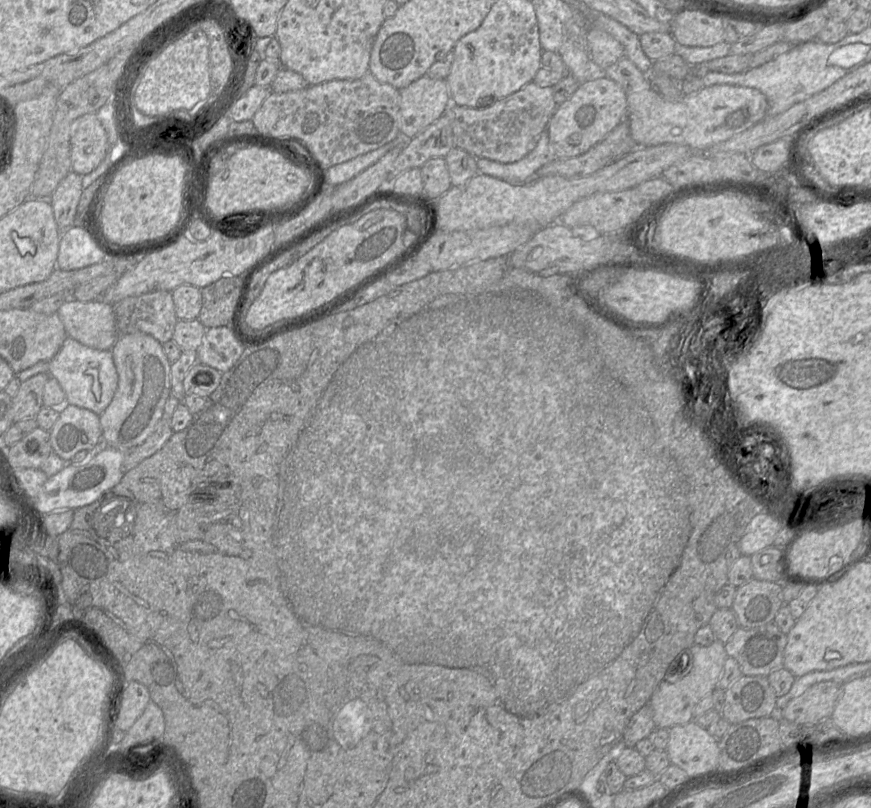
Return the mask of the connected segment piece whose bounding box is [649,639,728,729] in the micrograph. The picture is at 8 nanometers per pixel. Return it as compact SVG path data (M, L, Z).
M715 639L708 646L694 643L690 650L694 658L692 670L678 682L669 683L663 680L650 699L649 704L653 710L656 729L670 729L676 725L691 722L694 719L695 706L717 689L718 682L723 674L724 664L728 658L725 644Z

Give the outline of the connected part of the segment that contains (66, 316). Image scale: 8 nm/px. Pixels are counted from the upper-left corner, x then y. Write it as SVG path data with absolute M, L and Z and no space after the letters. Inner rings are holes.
M69 298L56 313L67 336L87 347L111 351L118 339L113 305L101 299L81 302Z

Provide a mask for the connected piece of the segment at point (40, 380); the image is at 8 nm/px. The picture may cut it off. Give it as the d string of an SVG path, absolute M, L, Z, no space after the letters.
M39 373L23 381L12 398L13 422L34 418L43 406L43 390L49 373Z

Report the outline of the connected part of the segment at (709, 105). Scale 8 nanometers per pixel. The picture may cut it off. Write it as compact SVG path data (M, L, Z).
M627 57L621 58L616 63L606 68L603 72L597 72L597 73L602 73L607 78L619 84L621 88L624 90L626 94L626 99L627 99L626 120L629 125L630 135L637 146L655 146L655 145L663 144L663 143L679 143L679 144L686 144L690 146L691 148L693 148L693 150L709 150L712 148L712 146L716 145L717 143L721 141L725 141L729 139L730 137L732 137L733 135L750 128L754 124L761 121L767 115L767 98L761 91L759 91L756 88L730 85L730 84L715 84L712 86L705 86L698 92L683 94L683 96L680 99L667 100L653 89L650 83L649 77L646 74L644 74L642 71L640 71L635 66L635 64L631 60L629 60Z

